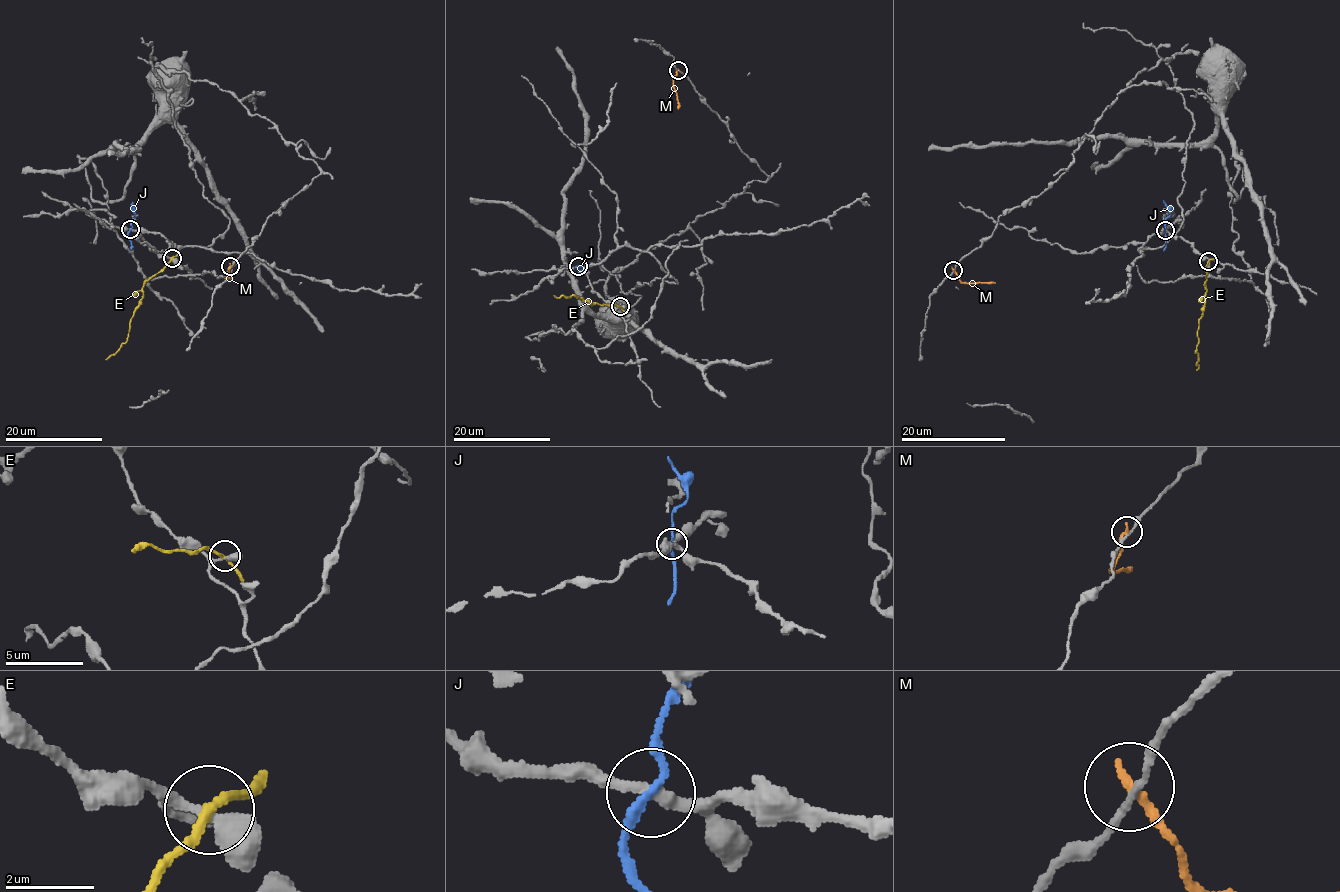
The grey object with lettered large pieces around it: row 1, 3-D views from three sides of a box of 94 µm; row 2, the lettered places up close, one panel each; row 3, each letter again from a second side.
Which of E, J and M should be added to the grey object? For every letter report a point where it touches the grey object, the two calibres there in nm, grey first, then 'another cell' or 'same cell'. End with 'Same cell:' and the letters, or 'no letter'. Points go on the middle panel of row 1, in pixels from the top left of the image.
E: (620, 306) | 280/190 nm | another cell
J: (578, 266) | 240/190 nm | another cell
M: (678, 70) | 140/200 nm | another cell
Same cell: no letter

